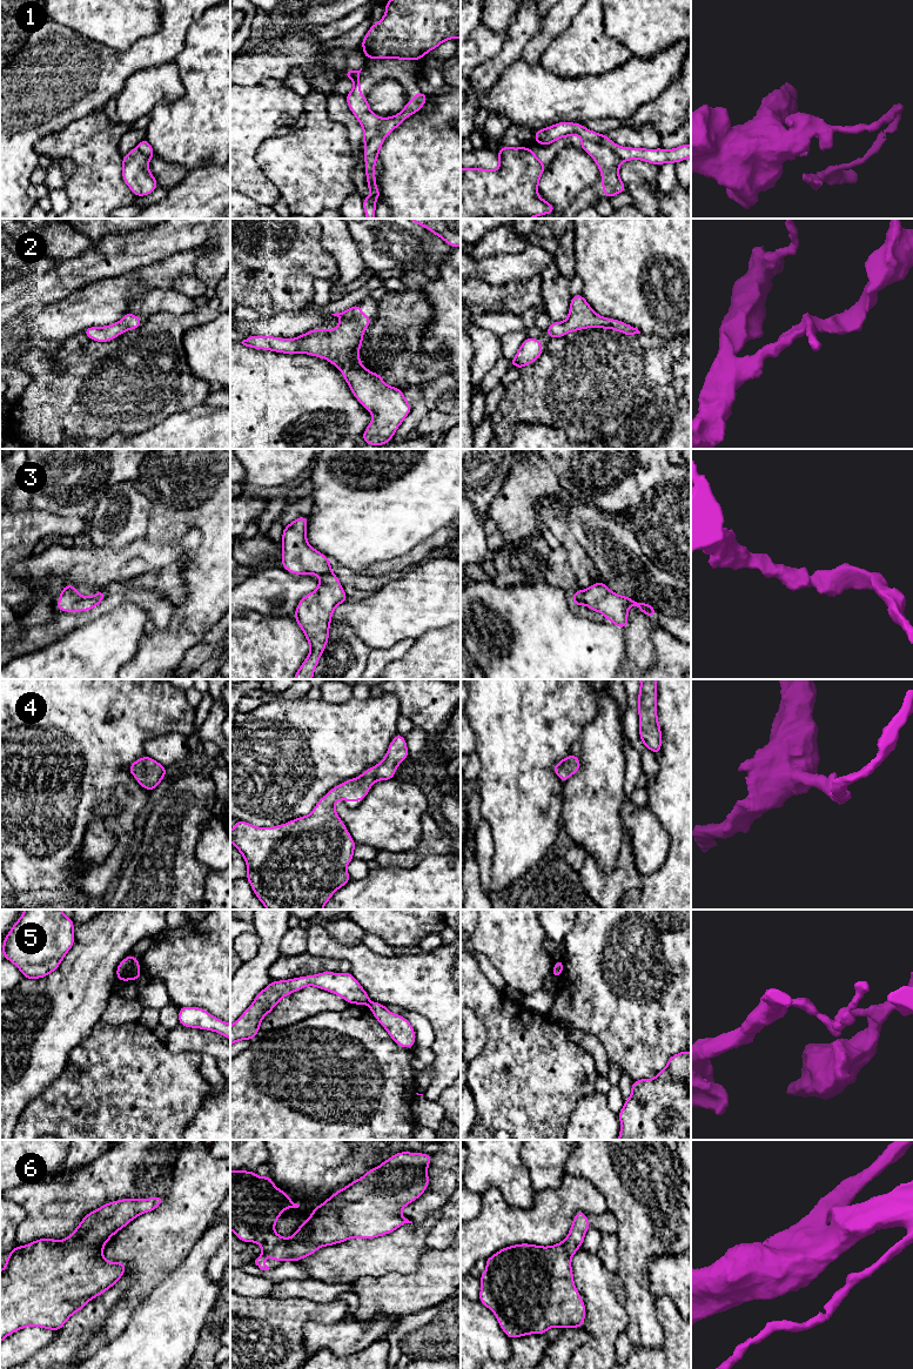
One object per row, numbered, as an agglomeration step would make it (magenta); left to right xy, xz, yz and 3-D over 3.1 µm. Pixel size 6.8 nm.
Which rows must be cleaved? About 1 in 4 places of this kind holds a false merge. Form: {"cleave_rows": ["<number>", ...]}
{"cleave_rows": ["1", "5"]}

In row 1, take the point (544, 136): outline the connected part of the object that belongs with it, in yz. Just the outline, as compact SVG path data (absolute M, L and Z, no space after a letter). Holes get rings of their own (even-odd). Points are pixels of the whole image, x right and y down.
M560 121L553 126L549 126L535 132L535 142L548 146L558 139L577 133L582 137L586 137L593 142L611 148L623 161L642 160L652 165L663 165L666 162L678 163L691 157L691 145L685 143L677 148L666 150L663 148L646 149L631 148L616 145L605 134L592 132L582 123Z

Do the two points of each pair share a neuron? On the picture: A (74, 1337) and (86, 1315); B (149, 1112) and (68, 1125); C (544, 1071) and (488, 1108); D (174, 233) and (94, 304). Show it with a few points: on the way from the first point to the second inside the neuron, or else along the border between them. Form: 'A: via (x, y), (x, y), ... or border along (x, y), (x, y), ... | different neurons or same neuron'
A: via (76, 1331), (86, 1321) | same neuron
B: via (129, 1112), (101, 1112), (95, 1118), (88, 1118) | same neuron
C: via (530, 1079), (527, 1082), (518, 1084), (502, 1100) | same neuron
D: border along (158, 261), (121, 275), (105, 279) | different neurons

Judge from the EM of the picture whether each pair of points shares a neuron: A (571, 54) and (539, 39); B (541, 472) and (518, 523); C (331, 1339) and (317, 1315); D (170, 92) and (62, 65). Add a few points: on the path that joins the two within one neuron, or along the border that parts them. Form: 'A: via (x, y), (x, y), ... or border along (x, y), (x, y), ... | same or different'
A: border along (569, 25), (550, 42), (539, 62) | different
B: via (528, 485), (518, 497), (518, 510) | same
C: border along (344, 1319), (334, 1323), (308, 1322), (302, 1342) | different
D: border along (150, 66), (134, 72), (116, 99) | different

